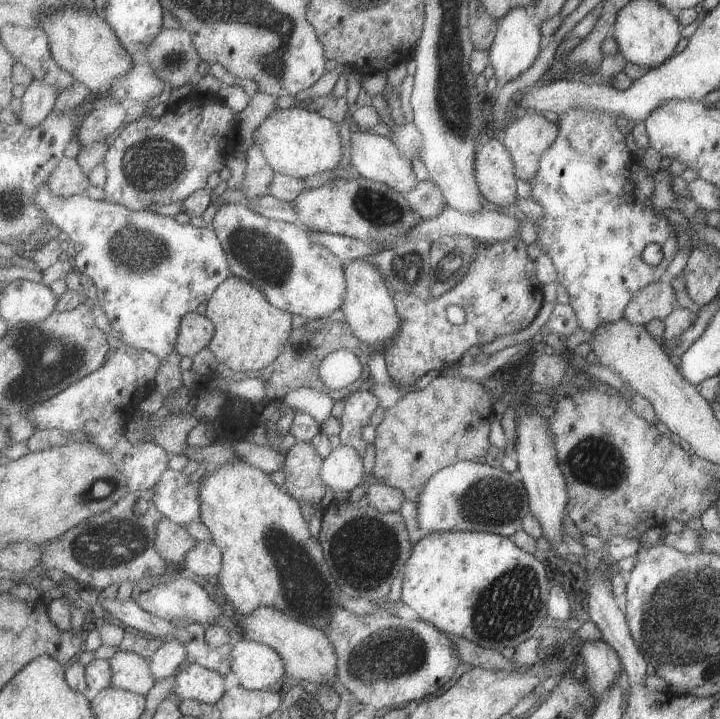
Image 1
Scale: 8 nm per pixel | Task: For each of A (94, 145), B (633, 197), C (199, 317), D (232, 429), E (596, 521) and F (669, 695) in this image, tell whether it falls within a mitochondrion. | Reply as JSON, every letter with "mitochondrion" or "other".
{"A":"other","B":"other","C":"other","D":"other","E":"other","F":"other"}

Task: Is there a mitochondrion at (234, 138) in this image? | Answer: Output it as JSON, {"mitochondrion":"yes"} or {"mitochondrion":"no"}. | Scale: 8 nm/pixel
{"mitochondrion":"no"}

